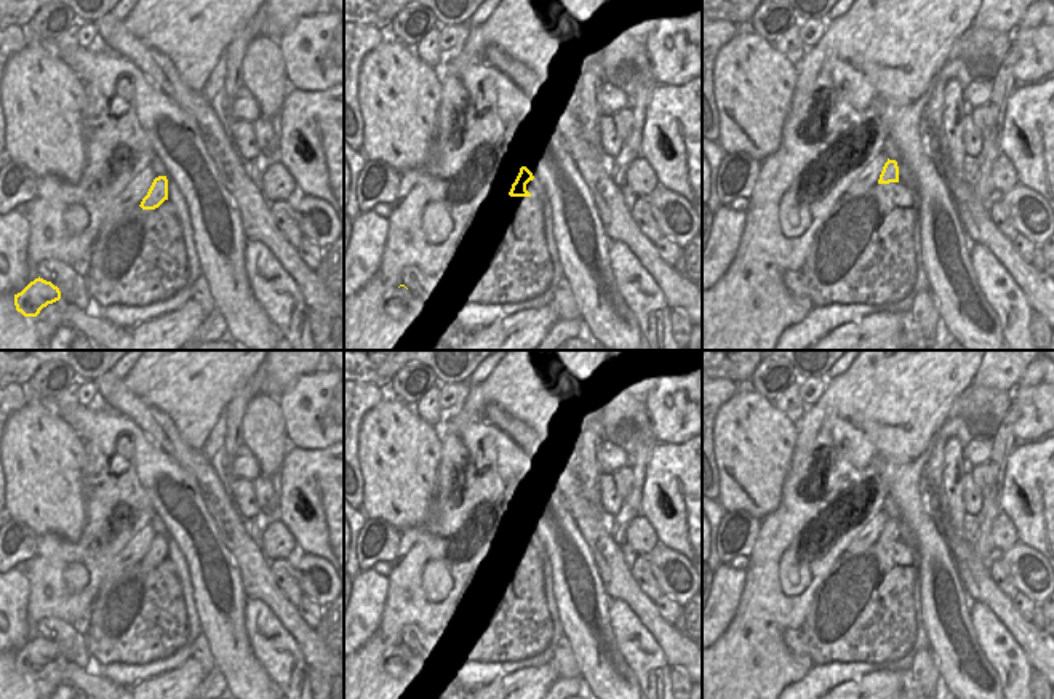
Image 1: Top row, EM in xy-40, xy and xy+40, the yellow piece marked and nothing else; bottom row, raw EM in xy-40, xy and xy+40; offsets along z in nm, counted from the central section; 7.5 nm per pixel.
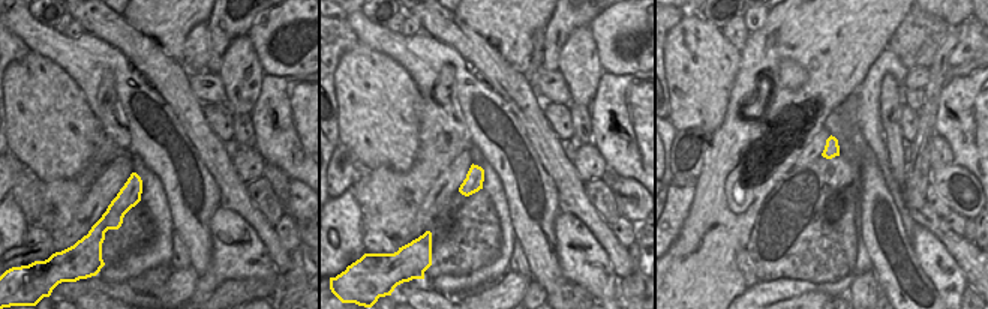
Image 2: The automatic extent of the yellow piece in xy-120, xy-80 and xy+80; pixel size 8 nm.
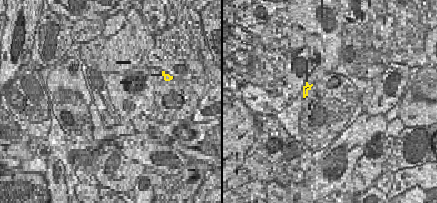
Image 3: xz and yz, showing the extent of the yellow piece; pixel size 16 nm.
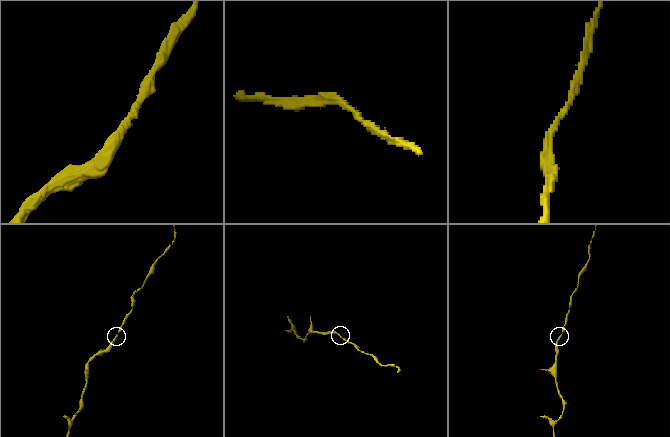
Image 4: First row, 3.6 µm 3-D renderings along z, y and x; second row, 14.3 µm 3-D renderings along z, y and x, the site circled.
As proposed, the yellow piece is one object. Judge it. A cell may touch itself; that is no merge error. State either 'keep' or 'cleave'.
keep

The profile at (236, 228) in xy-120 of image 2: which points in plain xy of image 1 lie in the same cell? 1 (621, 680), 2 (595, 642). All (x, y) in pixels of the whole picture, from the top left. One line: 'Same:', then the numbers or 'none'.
Same: none

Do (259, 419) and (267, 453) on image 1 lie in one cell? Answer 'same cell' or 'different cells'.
same cell

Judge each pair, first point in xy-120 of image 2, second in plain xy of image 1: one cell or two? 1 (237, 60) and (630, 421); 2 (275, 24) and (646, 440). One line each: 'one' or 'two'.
1: one
2: two

